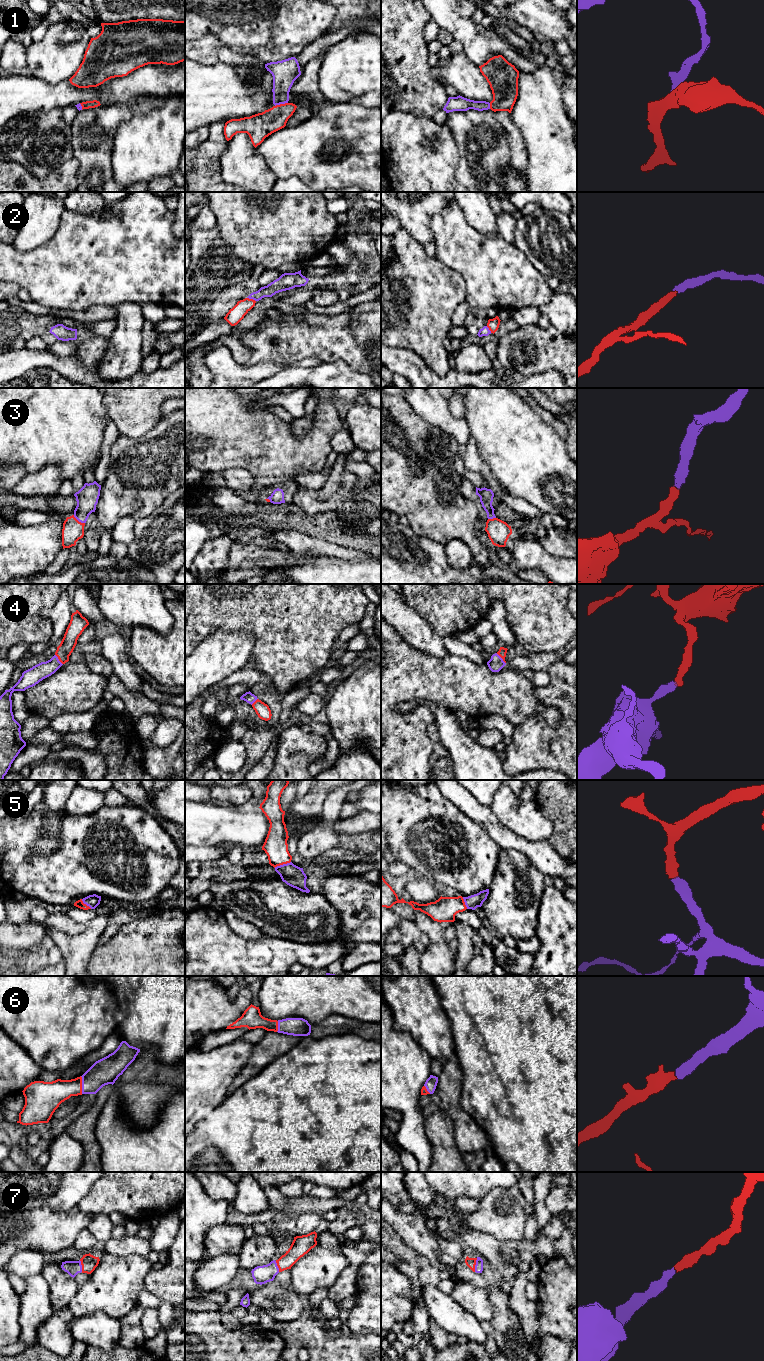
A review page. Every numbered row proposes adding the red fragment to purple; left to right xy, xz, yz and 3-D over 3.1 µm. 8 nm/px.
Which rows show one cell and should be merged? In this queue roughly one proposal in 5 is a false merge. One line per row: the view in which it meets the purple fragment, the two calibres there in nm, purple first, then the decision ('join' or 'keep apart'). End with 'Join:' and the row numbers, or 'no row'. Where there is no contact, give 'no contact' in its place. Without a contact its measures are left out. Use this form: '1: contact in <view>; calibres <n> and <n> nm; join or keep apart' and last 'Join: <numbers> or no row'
1: contact in xz; calibres 200 and 200 nm; join
2: contact in xz; calibres 110 and 120 nm; join
3: contact in xy; calibres 180 and 170 nm; join
4: contact in yz; calibres 120 and 70 nm; join
5: contact in xz; calibres 170 and 190 nm; join
6: contact in xy; calibres 220 and 190 nm; join
7: contact in yz; calibres 60 and 80 nm; join
Join: 1, 2, 3, 4, 5, 6, 7

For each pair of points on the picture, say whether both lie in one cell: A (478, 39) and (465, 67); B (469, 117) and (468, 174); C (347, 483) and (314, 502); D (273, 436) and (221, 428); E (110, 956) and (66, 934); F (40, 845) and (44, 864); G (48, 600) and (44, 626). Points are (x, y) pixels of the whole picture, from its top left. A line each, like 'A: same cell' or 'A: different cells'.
A: different cells
B: same cell
C: same cell
D: same cell
E: different cells
F: different cells
G: same cell

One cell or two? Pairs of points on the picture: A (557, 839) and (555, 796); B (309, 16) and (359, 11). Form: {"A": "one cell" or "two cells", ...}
{"A": "one cell", "B": "two cells"}

